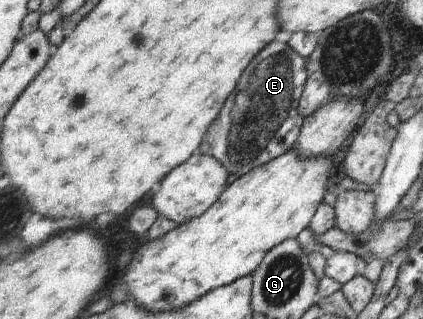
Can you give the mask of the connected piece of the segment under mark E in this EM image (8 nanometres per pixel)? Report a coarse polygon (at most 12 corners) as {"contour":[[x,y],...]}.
{"contour":[[282,38],[242,72],[208,127],[240,177],[288,152],[307,59]]}

